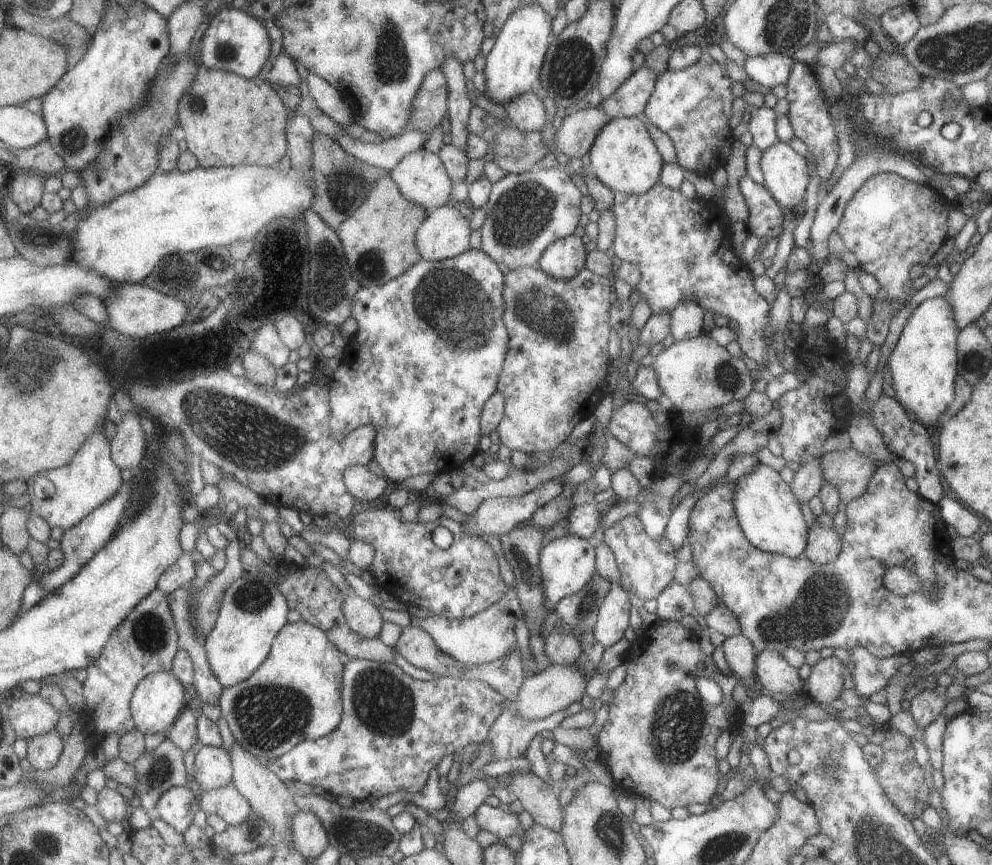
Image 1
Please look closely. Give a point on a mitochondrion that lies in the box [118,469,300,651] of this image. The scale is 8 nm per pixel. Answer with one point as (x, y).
(256, 596)

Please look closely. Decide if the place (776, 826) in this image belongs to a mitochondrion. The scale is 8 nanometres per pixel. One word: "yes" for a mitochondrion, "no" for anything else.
no

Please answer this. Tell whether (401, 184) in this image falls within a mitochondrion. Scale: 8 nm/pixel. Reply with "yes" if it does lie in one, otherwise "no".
no

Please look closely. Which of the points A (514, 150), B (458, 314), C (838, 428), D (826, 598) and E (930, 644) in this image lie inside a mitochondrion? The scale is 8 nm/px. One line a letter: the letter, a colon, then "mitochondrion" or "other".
A: mitochondrion
B: mitochondrion
C: other
D: mitochondrion
E: other

